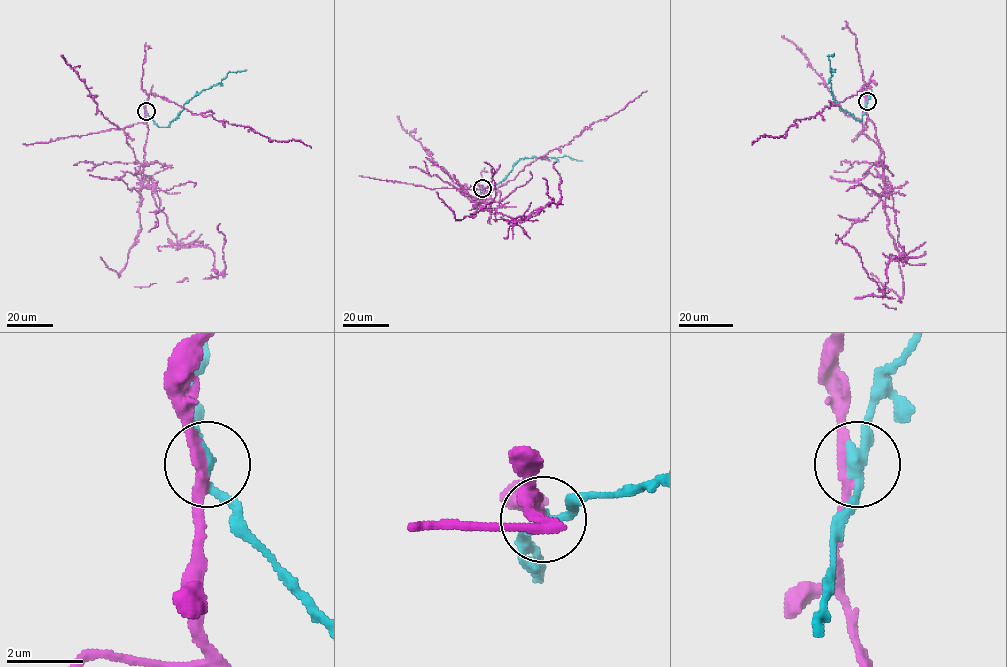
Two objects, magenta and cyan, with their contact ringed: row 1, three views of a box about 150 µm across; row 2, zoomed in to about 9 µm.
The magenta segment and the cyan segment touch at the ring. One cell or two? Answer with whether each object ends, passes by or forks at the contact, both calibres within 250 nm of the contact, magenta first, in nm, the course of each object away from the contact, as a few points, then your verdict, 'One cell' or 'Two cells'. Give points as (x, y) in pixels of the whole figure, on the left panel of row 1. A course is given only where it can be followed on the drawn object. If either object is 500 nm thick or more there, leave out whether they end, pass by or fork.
At the ring magenta passes by. At the ring cyan passes by. Thickness 320 nm (magenta) against 260 nm. Course of magenta: (146, 111), (143, 174), (155, 205), (177, 241), (211, 249), (211, 271), (219, 275), (225, 267), (220, 224). Course of cyan: (146, 111), (158, 127), (168, 127), (185, 104), (200, 92), (219, 84), (229, 72), (247, 69). Two cells

